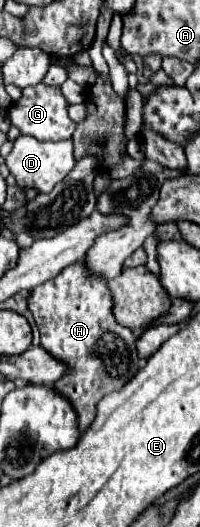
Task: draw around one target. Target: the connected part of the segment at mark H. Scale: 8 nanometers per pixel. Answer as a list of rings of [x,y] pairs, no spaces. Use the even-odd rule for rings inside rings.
[[[83,261],[65,267],[55,279],[35,287],[27,303],[41,333],[41,347],[73,367],[53,387],[73,403],[79,417],[79,431],[85,431],[95,419],[97,403],[107,393],[121,389],[139,371],[135,335],[115,321],[107,279],[93,275]]]

